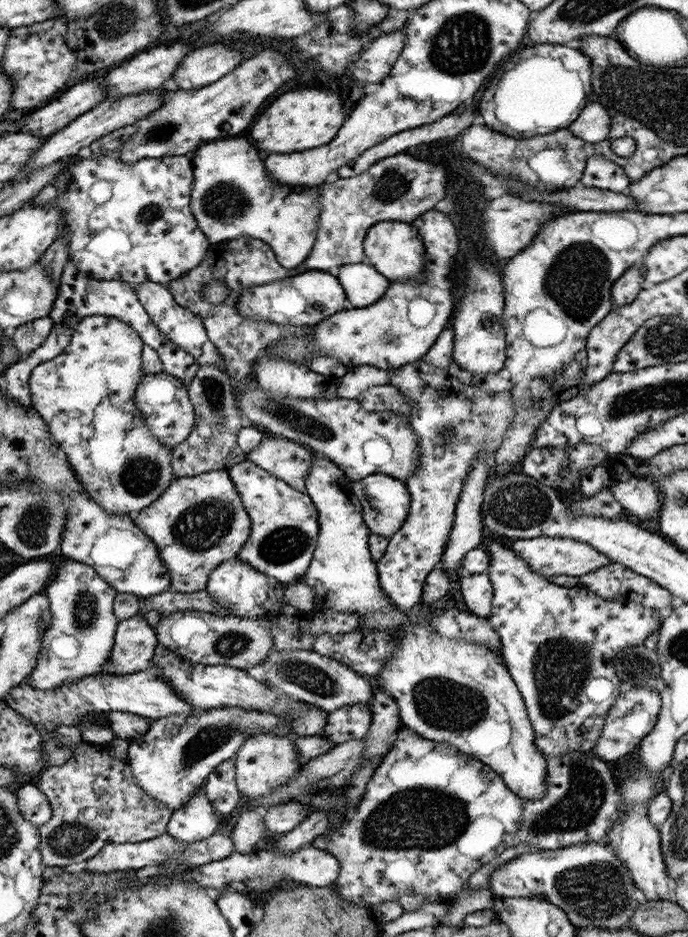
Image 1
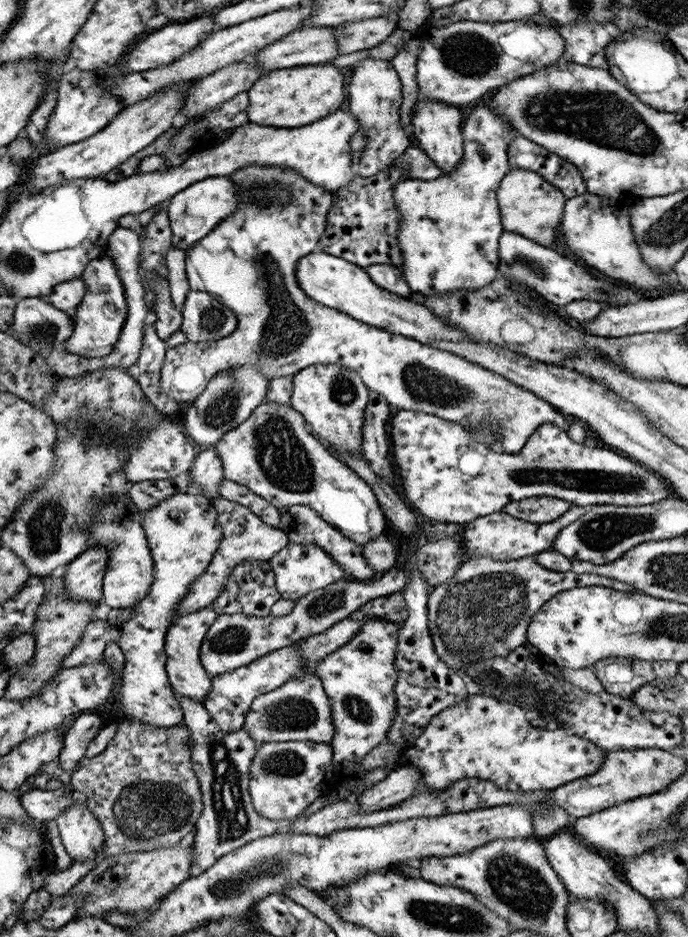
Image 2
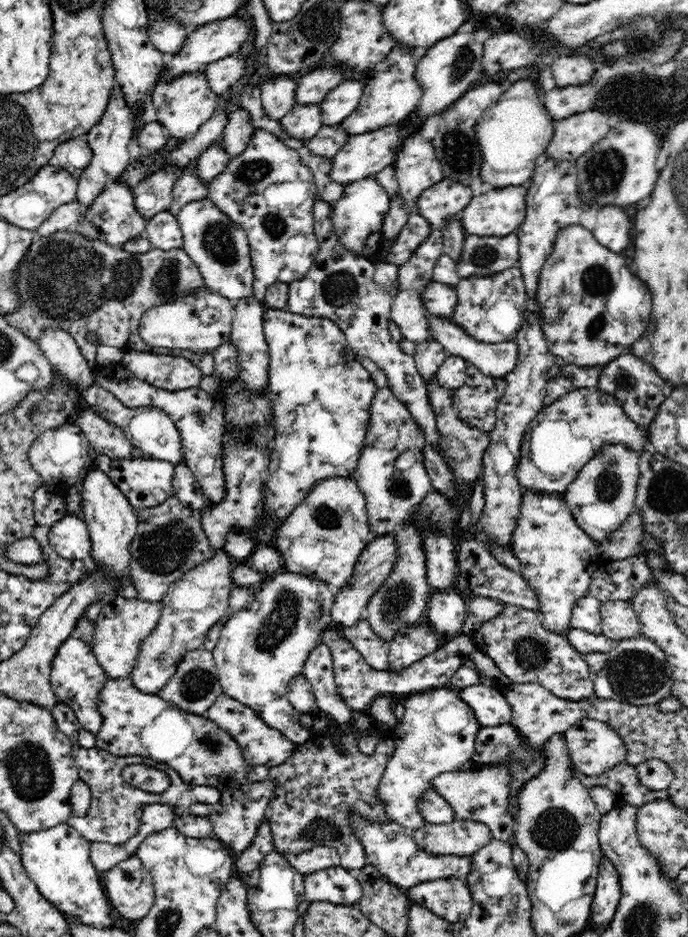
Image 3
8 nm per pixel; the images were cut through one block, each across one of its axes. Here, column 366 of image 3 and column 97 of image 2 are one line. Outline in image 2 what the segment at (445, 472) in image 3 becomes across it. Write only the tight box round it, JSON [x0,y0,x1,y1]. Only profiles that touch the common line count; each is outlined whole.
[62,255,129,358]

